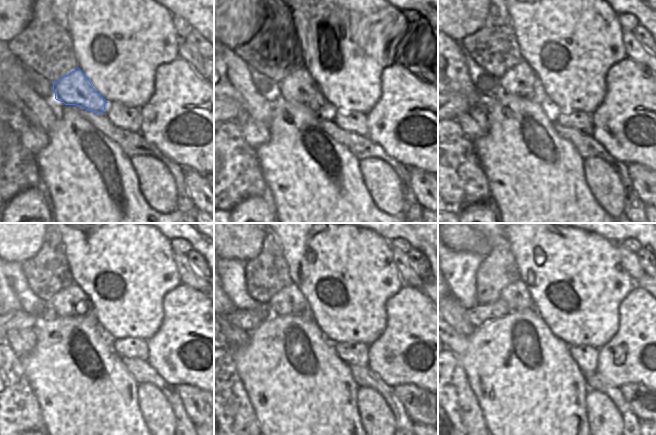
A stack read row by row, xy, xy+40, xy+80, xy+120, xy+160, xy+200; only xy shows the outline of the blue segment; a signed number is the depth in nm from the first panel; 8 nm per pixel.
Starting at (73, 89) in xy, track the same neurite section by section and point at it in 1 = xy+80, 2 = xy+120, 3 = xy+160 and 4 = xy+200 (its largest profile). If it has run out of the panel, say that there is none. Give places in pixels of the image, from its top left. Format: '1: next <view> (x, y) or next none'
1: next xy+80 (521, 80)
2: next xy+120 (71, 301)
3: next xy+160 (290, 300)
4: next xy+200 (515, 297)

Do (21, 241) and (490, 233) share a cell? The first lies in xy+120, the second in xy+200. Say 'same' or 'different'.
different

